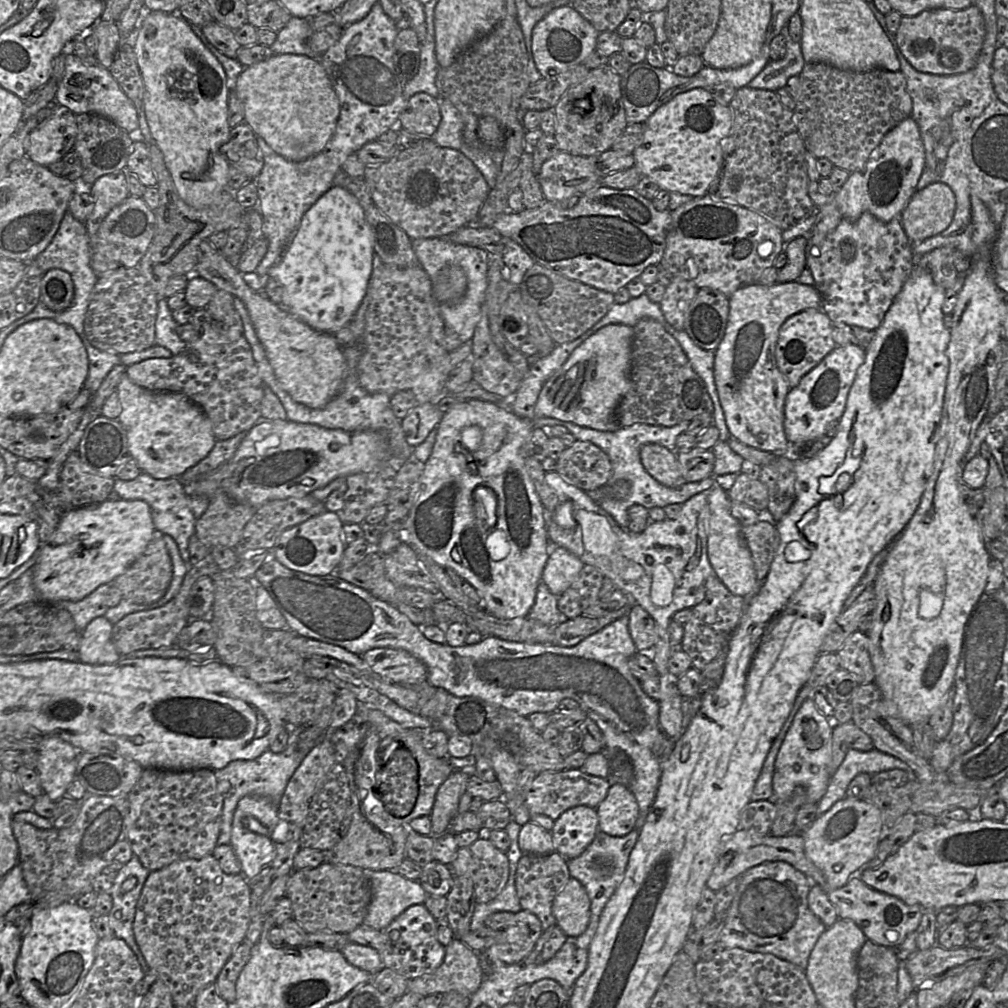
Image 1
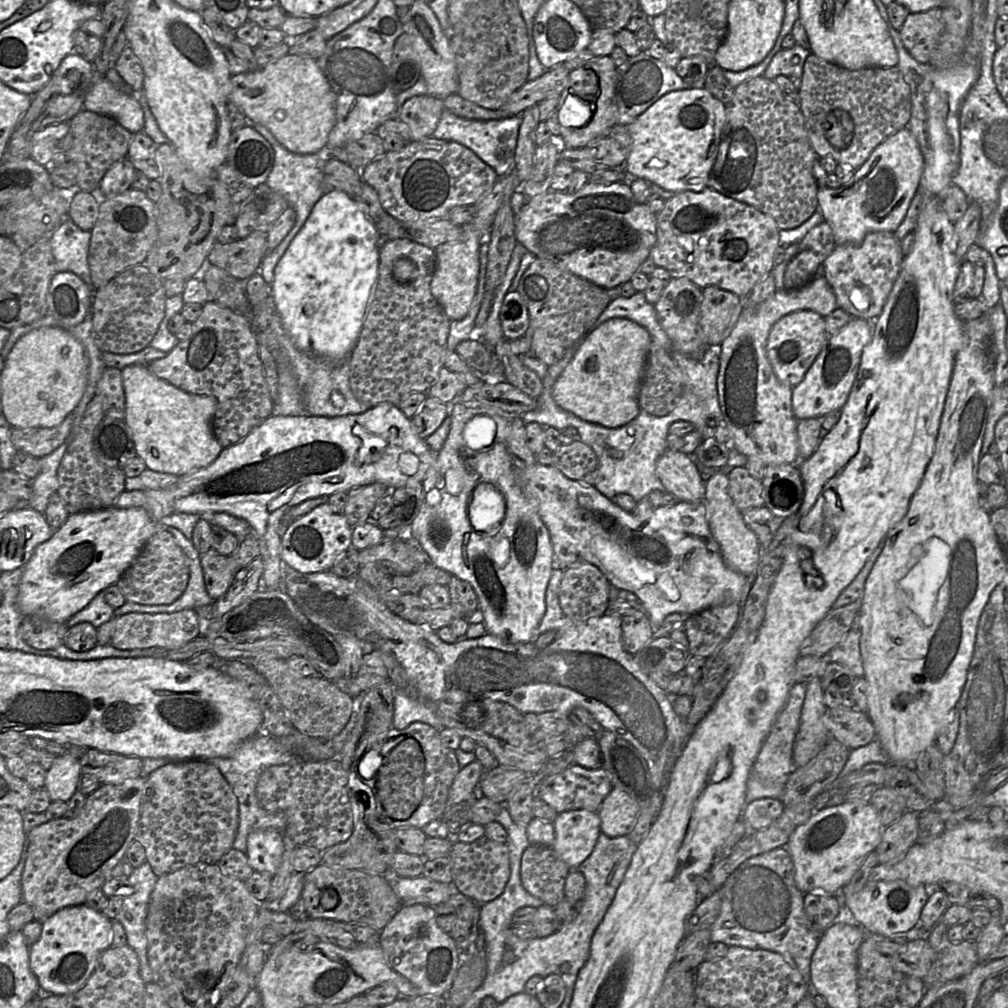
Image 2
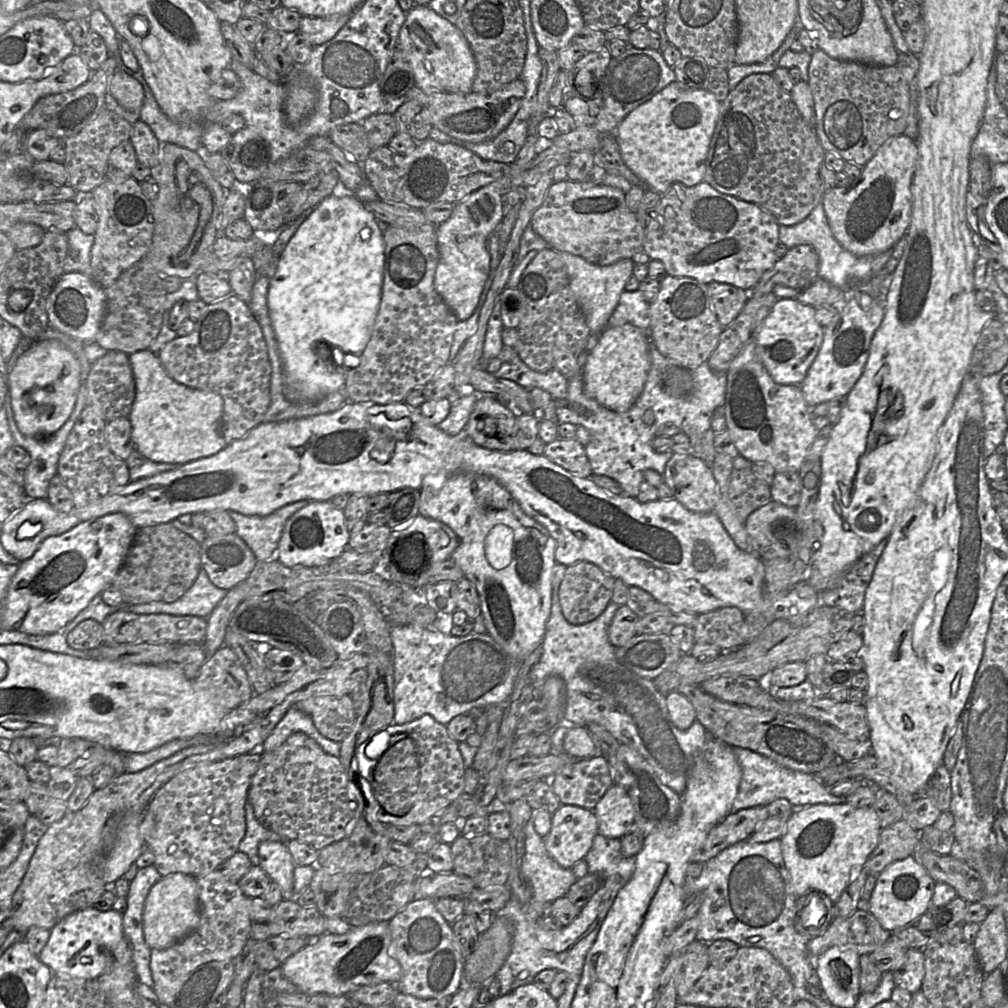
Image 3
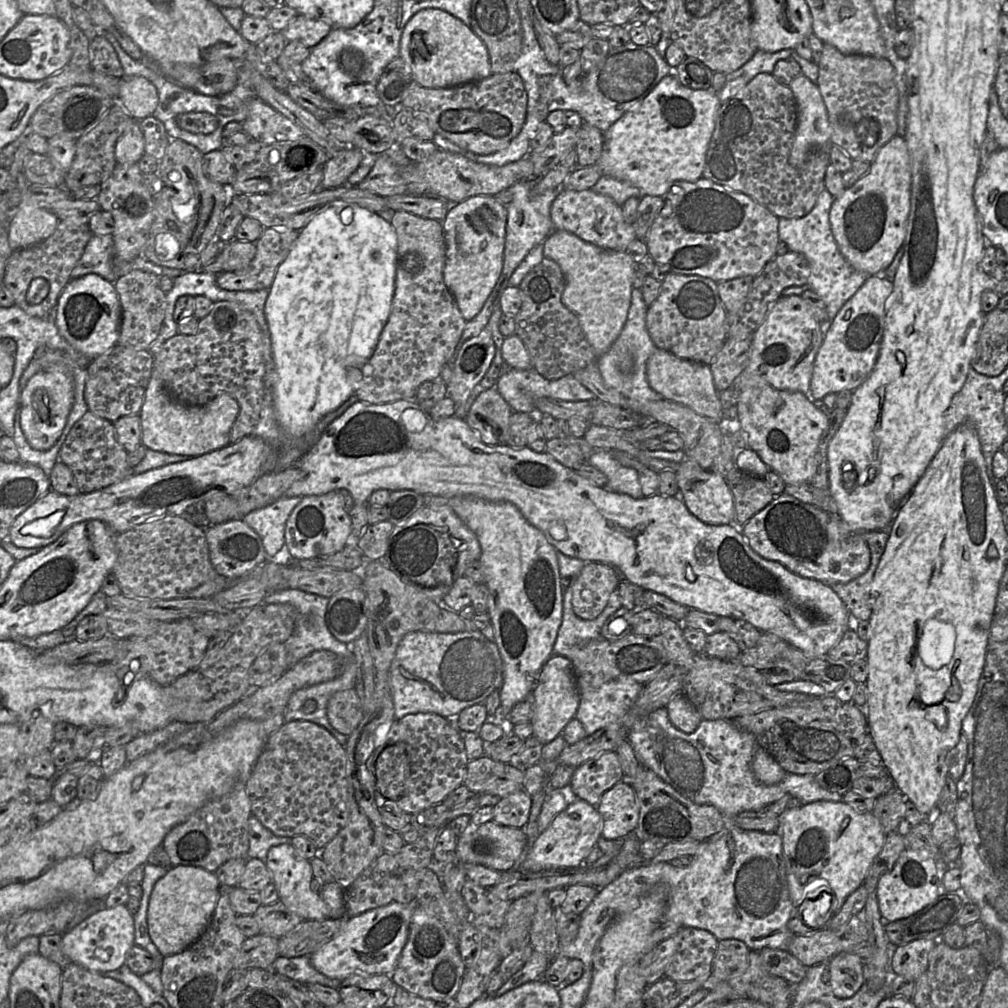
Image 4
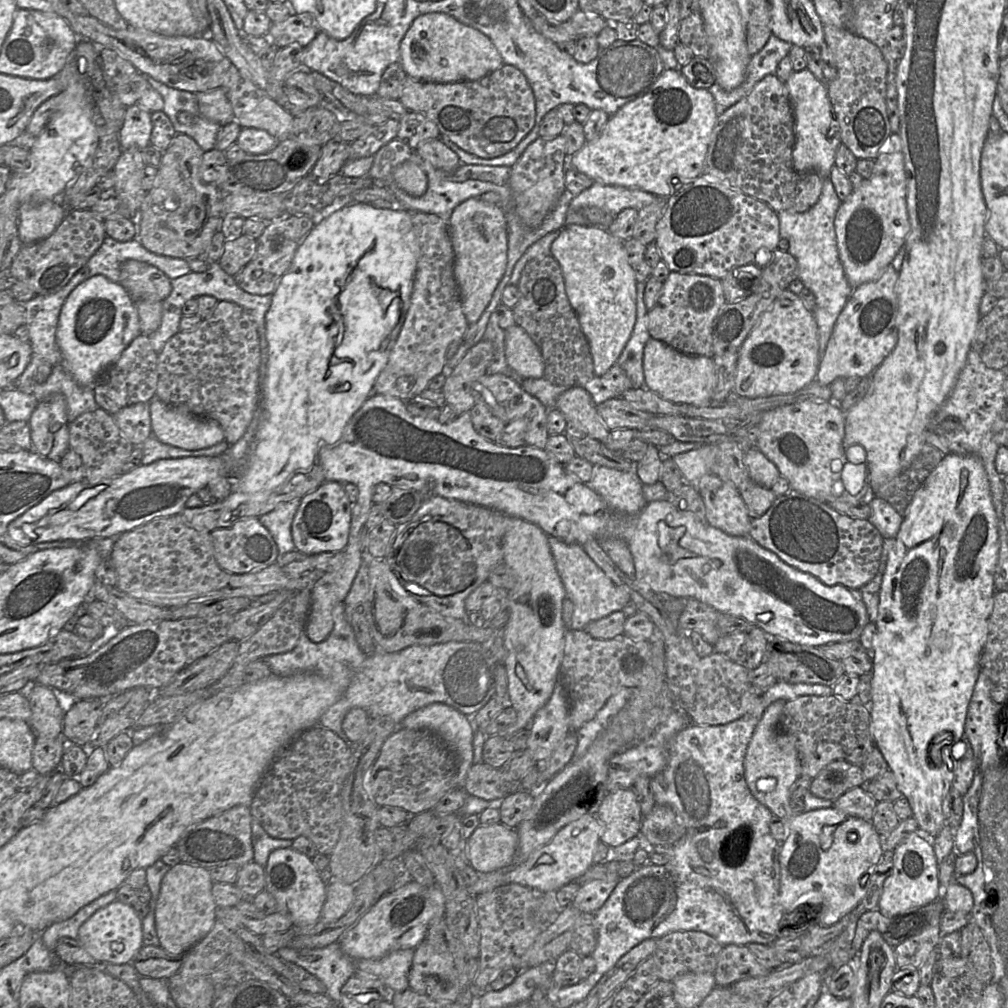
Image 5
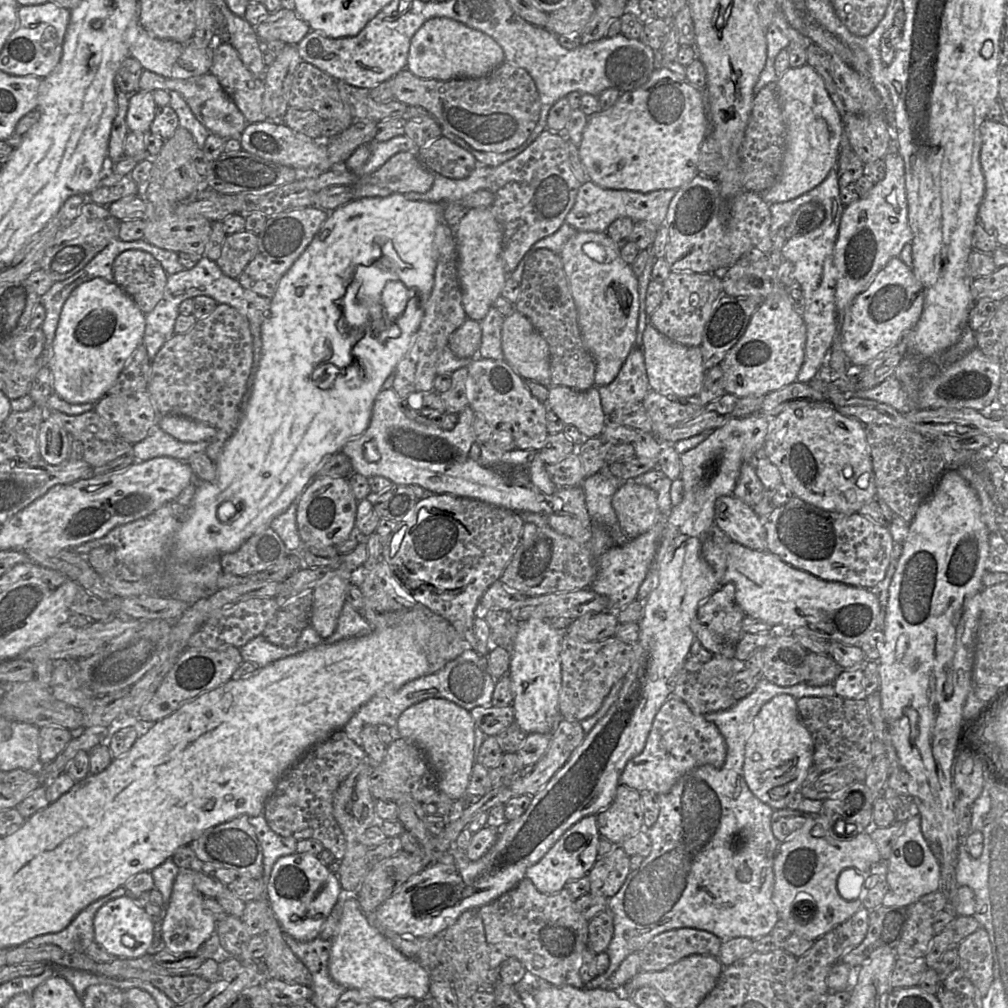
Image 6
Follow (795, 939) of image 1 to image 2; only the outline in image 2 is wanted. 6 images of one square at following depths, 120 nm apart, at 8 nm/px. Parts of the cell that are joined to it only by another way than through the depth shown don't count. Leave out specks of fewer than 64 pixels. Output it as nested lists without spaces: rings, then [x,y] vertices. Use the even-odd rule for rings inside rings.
[[[778,847],[752,856],[741,863],[720,888],[721,908],[718,917],[709,927],[712,942],[749,949],[765,949],[782,955],[784,960],[797,969],[810,986],[810,964],[818,945],[821,932],[817,931],[805,913],[804,894],[795,883],[795,868],[786,847]]]

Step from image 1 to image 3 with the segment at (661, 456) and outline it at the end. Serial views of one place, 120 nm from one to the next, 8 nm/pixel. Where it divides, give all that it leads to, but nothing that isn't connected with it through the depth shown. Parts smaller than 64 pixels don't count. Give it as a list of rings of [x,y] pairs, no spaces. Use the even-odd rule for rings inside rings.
[[[673,453],[663,474],[674,498],[695,513],[713,512],[718,501],[712,469],[692,453]]]

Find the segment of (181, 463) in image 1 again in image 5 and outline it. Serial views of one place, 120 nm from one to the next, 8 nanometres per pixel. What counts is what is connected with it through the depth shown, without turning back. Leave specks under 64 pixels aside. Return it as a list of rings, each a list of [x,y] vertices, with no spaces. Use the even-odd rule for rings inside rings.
[[[156,397],[149,402],[149,410],[152,436],[164,444],[200,450],[225,441],[223,429],[215,420],[167,405]]]

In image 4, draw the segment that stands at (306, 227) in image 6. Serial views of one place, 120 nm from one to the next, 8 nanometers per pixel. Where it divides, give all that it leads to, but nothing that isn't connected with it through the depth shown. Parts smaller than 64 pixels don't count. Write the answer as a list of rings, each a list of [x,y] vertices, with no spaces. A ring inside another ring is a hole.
[[[287,227],[264,228],[255,242],[256,253],[249,266],[237,272],[221,272],[217,285],[228,291],[269,289],[278,266],[285,260],[296,242],[299,231]]]

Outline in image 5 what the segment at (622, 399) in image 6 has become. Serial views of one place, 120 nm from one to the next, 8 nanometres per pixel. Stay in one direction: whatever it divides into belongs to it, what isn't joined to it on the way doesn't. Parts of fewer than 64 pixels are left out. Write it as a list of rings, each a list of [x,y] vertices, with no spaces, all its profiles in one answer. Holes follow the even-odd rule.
[[[637,282],[636,321],[632,334],[621,352],[617,362],[604,375],[594,376],[583,385],[590,394],[596,405],[606,400],[621,398],[622,394],[629,389],[645,388],[643,372],[644,348],[650,338],[647,325],[647,309],[644,302],[646,282]]]

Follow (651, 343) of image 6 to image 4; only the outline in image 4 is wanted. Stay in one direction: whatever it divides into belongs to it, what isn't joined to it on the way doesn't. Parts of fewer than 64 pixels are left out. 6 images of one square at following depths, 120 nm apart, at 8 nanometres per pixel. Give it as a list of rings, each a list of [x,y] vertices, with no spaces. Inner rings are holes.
[[[656,348],[647,360],[646,373],[650,387],[664,399],[686,406],[718,424],[725,417],[709,365],[682,359]]]

